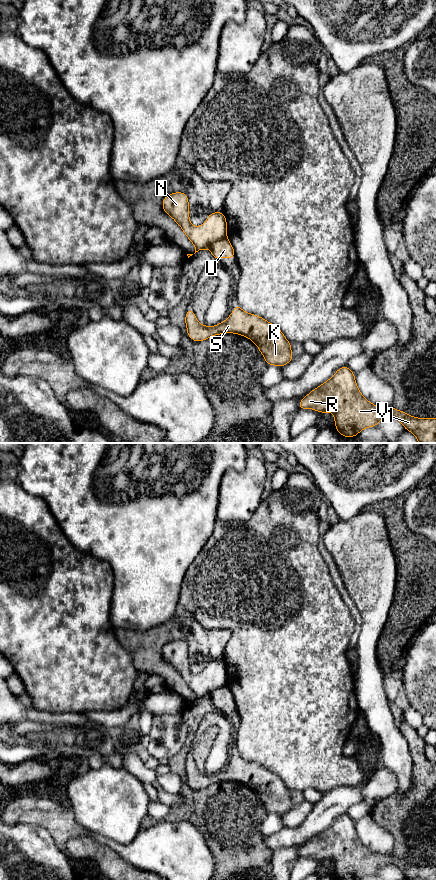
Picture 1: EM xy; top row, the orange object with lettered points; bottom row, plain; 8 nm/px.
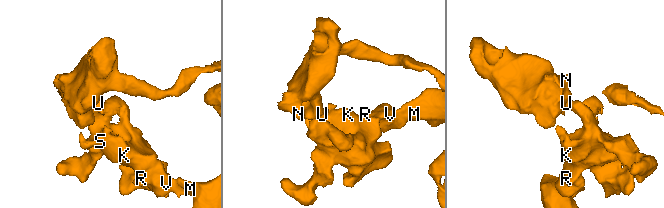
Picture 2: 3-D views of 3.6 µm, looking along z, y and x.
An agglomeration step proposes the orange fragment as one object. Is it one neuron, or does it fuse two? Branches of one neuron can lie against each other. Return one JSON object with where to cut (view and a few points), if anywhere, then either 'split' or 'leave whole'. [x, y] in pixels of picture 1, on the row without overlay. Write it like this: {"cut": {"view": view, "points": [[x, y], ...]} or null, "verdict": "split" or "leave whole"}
{"cut": {"view": "xy", "points": [[226, 684], [217, 688], [209, 696]]}, "verdict": "split"}

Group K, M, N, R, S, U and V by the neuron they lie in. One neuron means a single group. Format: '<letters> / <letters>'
K M R S U V / N

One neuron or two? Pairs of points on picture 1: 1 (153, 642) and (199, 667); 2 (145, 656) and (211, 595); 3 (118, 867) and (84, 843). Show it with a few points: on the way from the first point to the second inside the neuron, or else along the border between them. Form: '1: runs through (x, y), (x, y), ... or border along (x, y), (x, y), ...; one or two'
1: runs through (169, 634), (184, 634), (199, 651); one
2: border along (190, 615), (202, 626), (210, 629); two
3: runs through (110, 863), (101, 854), (92, 850); one

